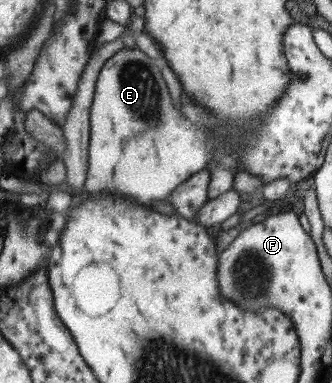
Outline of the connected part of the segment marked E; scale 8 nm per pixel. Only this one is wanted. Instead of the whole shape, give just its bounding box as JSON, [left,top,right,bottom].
[83,47,214,209]

